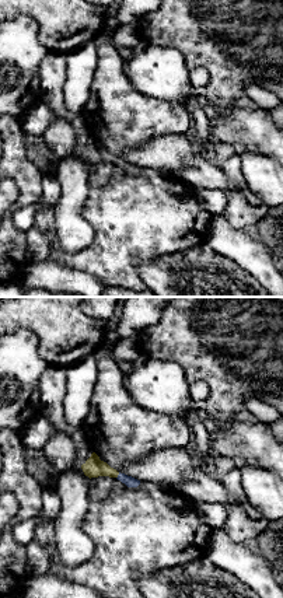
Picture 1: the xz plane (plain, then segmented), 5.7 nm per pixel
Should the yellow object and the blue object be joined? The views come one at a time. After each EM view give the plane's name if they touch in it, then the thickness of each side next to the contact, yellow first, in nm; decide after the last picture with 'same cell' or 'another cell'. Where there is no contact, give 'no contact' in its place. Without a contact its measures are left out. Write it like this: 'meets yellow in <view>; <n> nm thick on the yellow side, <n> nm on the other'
meets yellow in xz; 110 nm thick on the yellow side, 60 nm on the other

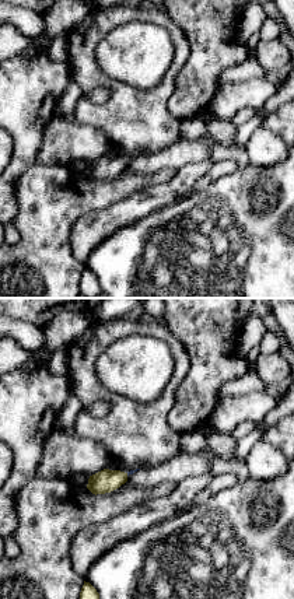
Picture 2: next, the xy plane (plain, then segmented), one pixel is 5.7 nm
no contact

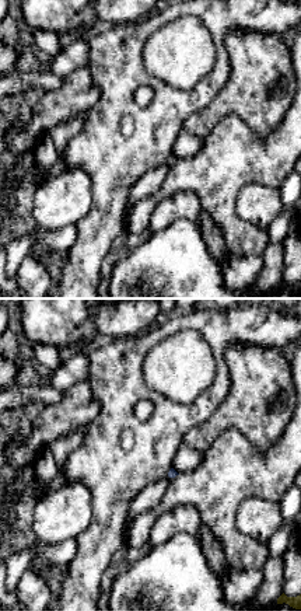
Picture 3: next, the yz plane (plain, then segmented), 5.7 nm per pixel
no contact

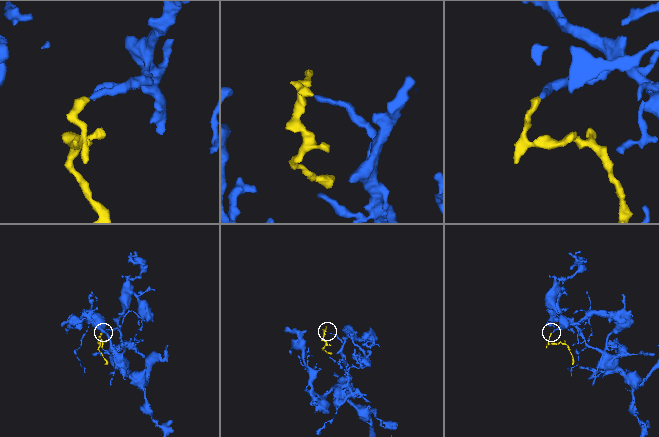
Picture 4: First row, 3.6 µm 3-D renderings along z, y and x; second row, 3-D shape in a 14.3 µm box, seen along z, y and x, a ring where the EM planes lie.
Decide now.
same cell

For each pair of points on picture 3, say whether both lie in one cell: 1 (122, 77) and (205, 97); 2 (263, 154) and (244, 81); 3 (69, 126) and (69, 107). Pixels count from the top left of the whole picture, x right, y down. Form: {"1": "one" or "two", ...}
{"1": "one", "2": "two", "3": "two"}

